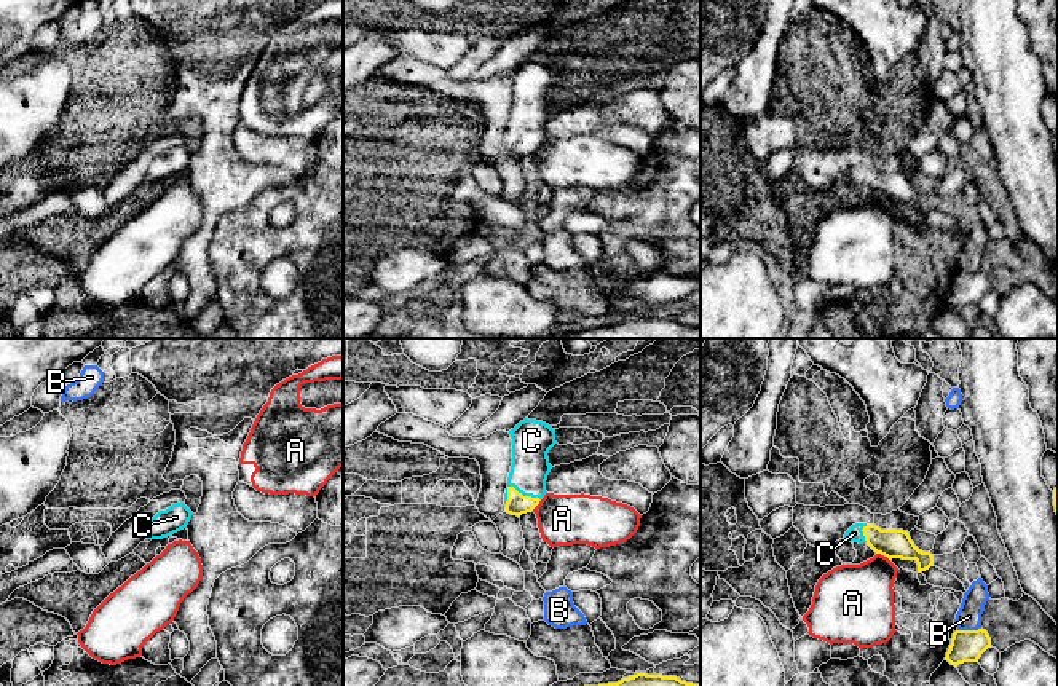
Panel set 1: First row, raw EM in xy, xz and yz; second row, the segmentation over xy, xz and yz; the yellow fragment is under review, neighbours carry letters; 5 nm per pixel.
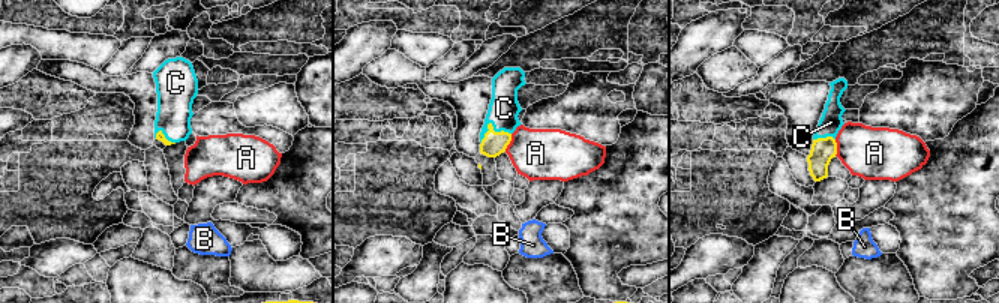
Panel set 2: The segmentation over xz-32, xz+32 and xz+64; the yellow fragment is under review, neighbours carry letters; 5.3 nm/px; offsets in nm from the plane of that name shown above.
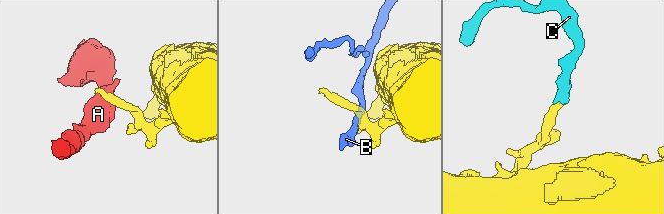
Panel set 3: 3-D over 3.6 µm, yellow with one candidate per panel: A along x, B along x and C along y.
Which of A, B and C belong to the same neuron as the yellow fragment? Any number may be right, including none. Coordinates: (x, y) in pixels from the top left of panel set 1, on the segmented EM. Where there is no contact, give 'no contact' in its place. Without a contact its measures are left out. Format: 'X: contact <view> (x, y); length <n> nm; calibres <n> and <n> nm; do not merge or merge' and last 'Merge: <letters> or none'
A: contact yz (883, 554); length 80 nm; calibres 140 and 340 nm; do not merge
B: contact yz (969, 630); length 120 nm; calibres 160 and 130 nm; do not merge
C: contact xz (522, 495); length 190 nm; calibres 110 and 190 nm; merge
Merge: C

